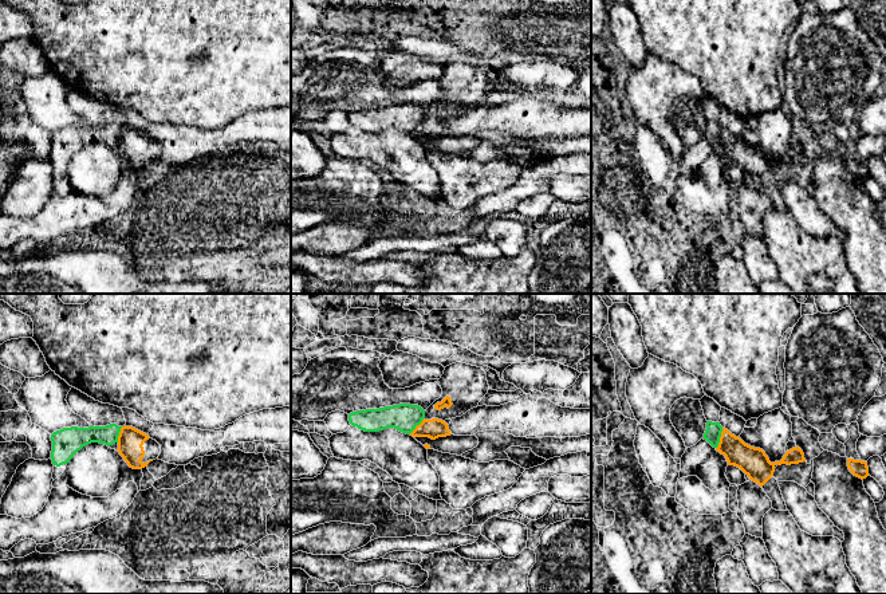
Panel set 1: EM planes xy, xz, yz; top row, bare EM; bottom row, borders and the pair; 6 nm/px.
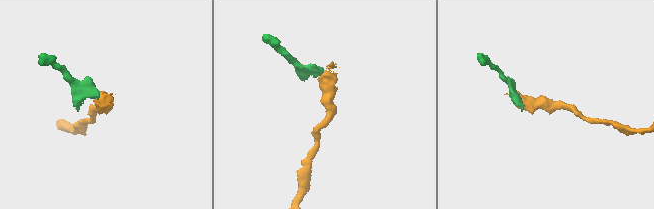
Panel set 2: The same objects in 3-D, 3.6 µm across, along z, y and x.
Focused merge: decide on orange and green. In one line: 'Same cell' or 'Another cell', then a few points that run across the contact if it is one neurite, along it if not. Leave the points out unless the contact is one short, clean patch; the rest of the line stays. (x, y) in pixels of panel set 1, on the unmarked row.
Another cell. Line: yz (723, 128), (716, 148)

